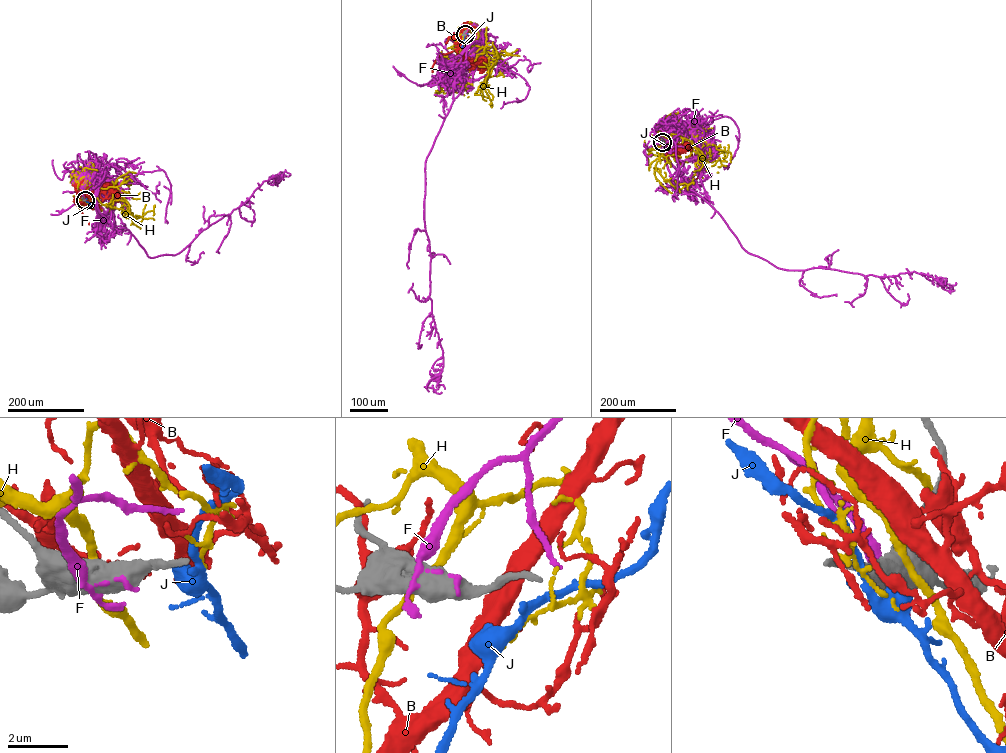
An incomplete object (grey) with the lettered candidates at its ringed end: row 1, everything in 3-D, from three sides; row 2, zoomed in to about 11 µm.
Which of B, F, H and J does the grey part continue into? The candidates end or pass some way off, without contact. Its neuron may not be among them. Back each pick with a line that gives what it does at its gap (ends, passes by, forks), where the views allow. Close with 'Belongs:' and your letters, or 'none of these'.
Belongs: none of these

